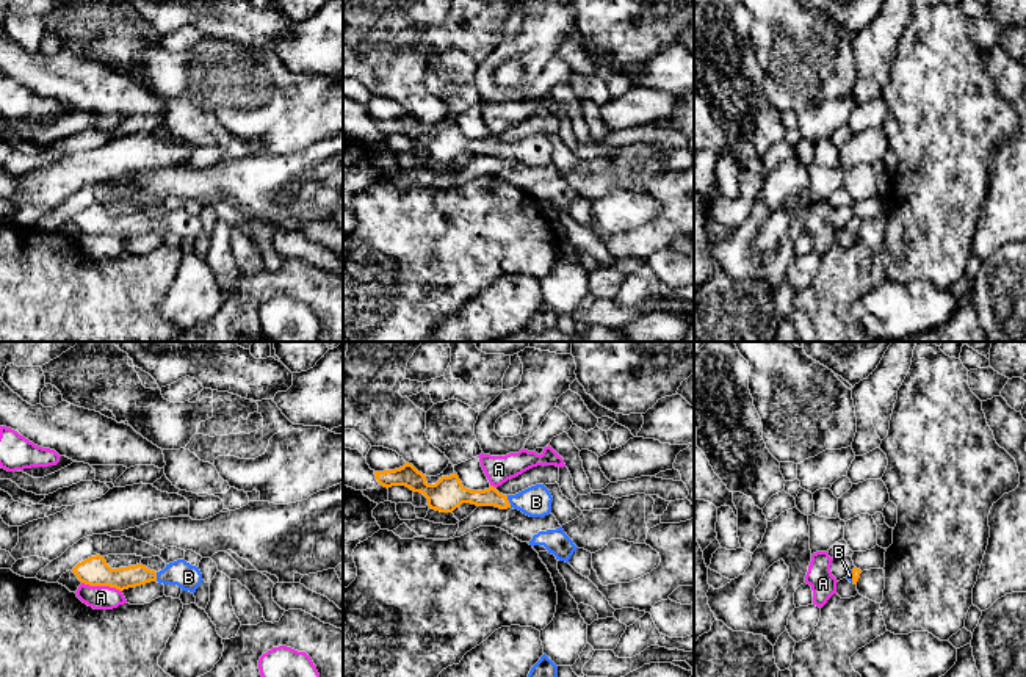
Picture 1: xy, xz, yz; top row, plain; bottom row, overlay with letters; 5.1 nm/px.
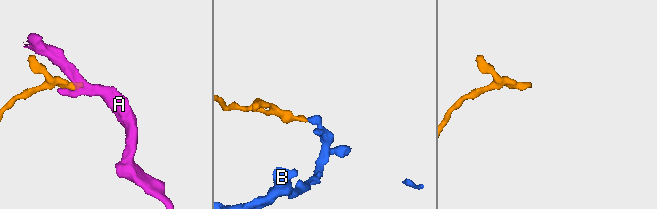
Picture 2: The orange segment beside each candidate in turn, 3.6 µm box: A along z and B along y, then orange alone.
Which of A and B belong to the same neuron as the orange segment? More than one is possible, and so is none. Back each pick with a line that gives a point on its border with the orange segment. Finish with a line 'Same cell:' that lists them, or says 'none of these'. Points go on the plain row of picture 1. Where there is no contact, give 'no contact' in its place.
B: xz (508, 151)
Same cell: B

